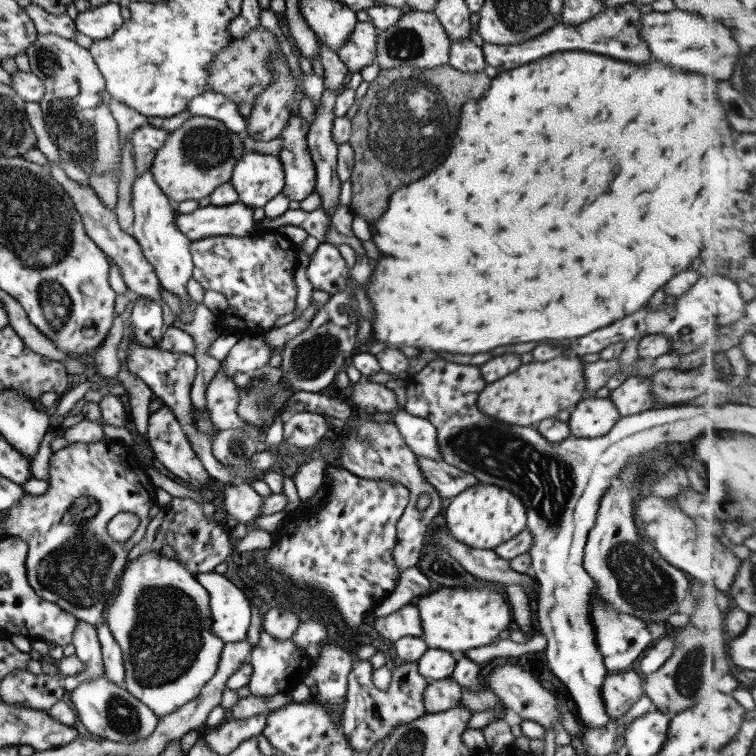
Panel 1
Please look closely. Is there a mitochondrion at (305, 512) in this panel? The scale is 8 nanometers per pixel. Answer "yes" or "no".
no

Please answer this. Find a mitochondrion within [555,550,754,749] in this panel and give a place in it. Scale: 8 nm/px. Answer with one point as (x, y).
(688, 679)

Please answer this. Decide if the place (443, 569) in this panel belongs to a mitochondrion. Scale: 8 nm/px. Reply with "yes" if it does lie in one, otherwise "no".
yes

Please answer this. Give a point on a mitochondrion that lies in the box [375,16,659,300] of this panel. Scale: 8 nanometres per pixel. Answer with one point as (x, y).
(404, 44)

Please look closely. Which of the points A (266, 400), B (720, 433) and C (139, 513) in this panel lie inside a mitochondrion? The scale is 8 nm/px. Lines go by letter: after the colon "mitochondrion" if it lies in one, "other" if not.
A: mitochondrion
B: other
C: other

